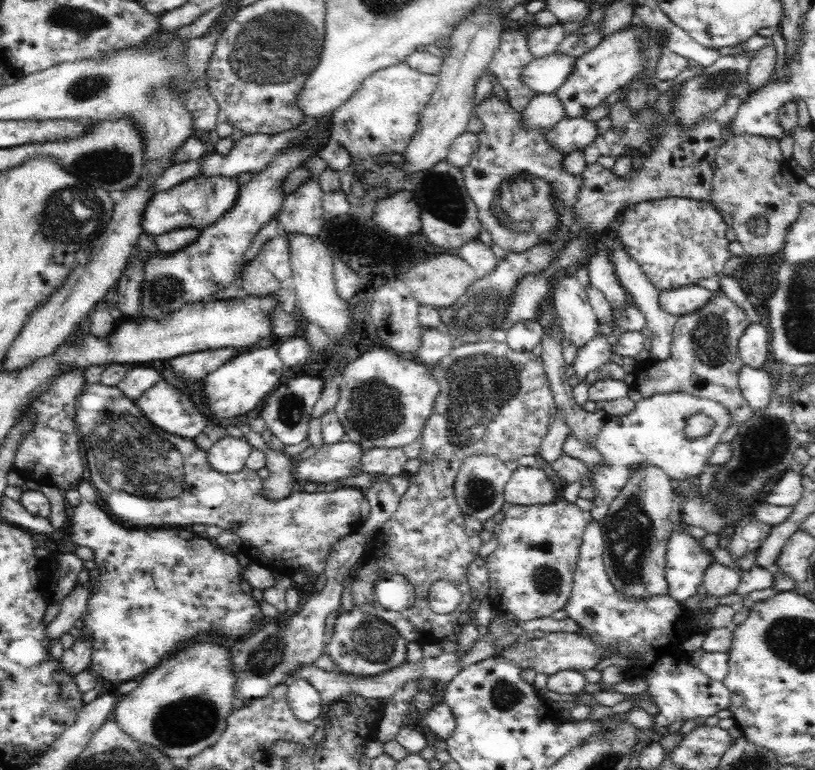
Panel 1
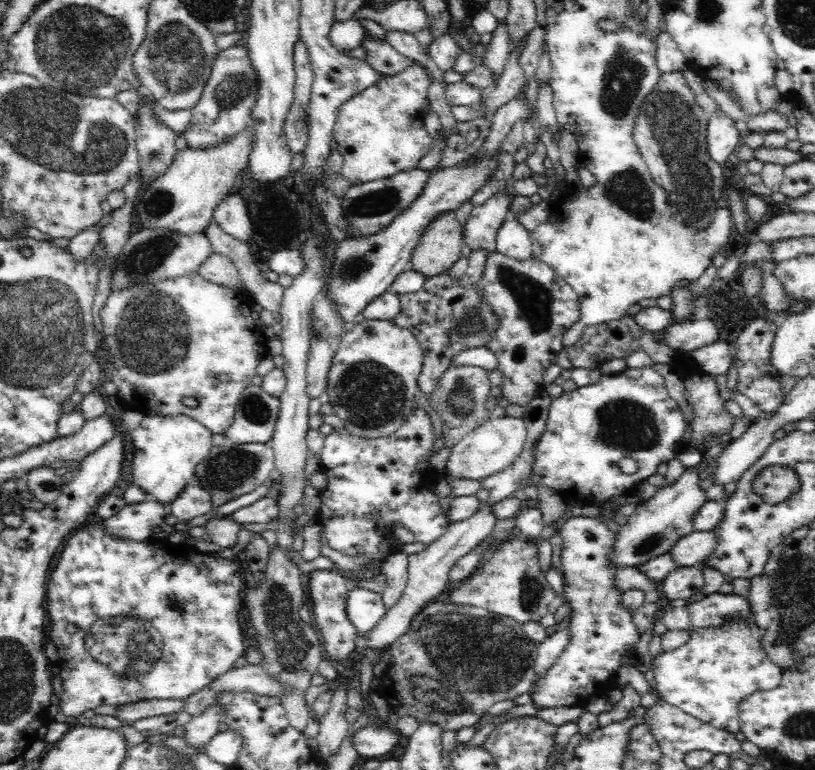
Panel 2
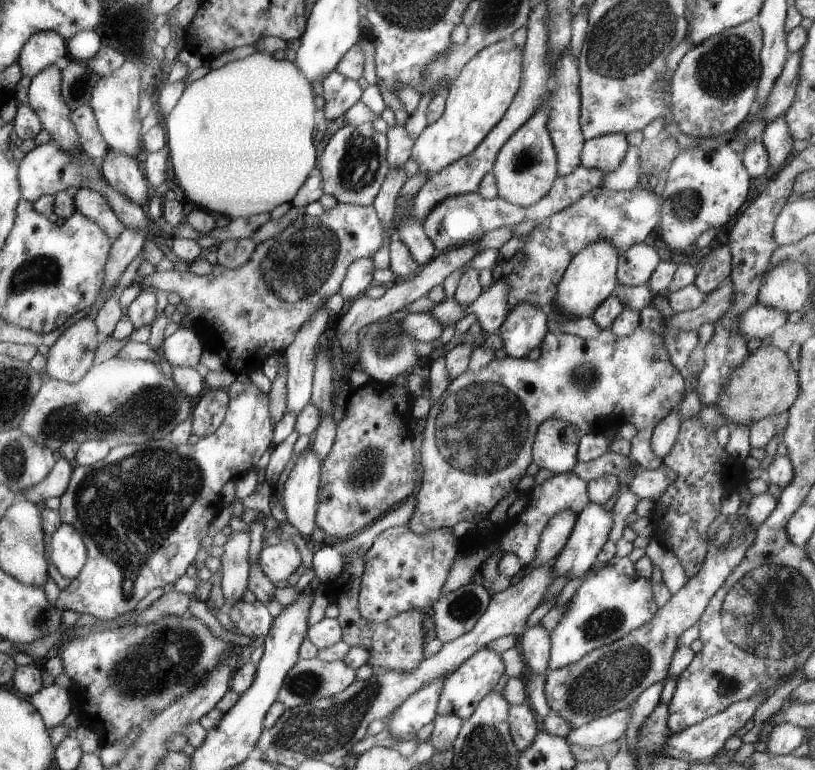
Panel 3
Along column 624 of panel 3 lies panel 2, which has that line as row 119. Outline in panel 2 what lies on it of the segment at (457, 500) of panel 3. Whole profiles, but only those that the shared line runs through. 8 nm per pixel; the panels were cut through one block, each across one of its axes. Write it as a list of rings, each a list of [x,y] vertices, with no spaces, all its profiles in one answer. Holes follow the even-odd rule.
[[[410,66],[398,75],[381,76],[376,83],[351,96],[338,108],[332,135],[343,156],[340,174],[350,185],[390,178],[397,172],[412,170],[436,142],[444,143],[447,139],[446,130],[442,128],[435,140],[422,120],[429,75],[421,66]]]

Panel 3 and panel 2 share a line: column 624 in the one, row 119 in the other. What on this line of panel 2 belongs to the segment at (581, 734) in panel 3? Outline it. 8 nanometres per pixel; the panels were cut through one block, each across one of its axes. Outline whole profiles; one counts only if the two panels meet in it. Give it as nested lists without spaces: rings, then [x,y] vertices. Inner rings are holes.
[[[721,110],[710,115],[708,124],[706,124],[708,157],[726,168],[726,159],[738,147],[738,132],[732,119]]]

